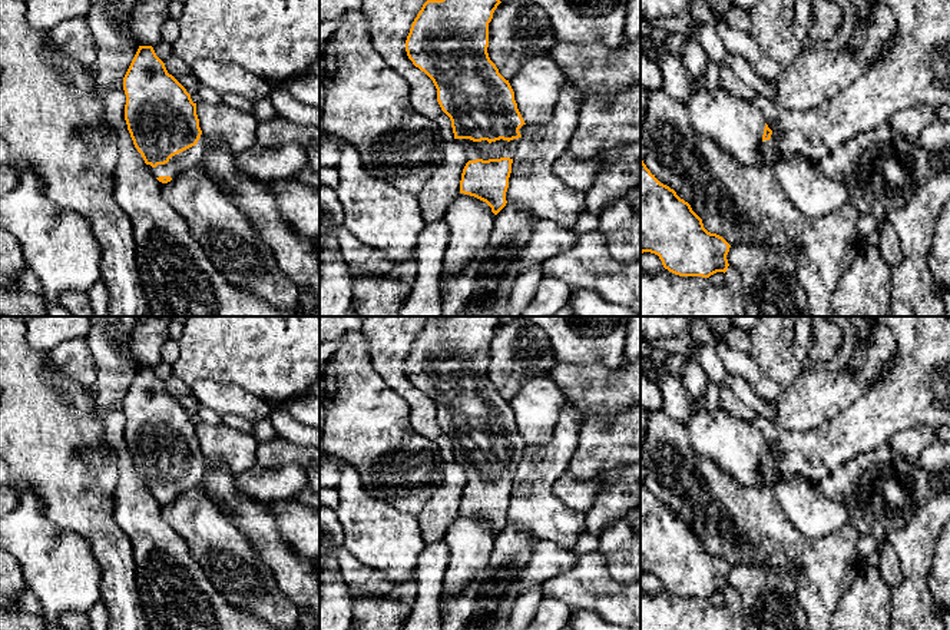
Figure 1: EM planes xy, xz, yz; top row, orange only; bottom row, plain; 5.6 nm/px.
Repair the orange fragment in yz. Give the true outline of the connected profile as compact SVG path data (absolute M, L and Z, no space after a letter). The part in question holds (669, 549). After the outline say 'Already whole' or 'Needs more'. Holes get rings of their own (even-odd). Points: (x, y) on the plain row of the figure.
M640 481L640 574L658 576L663 588L675 596L709 598L726 593L729 568L722 557L708 553L691 525L661 504Z. Already whole

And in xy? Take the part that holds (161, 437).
M139 367L125 398L125 441L135 468L150 494L162 504L183 491L202 487L205 460L196 435L196 424L186 410L168 394L152 367Z. Needs more

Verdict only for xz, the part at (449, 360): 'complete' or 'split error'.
split error

